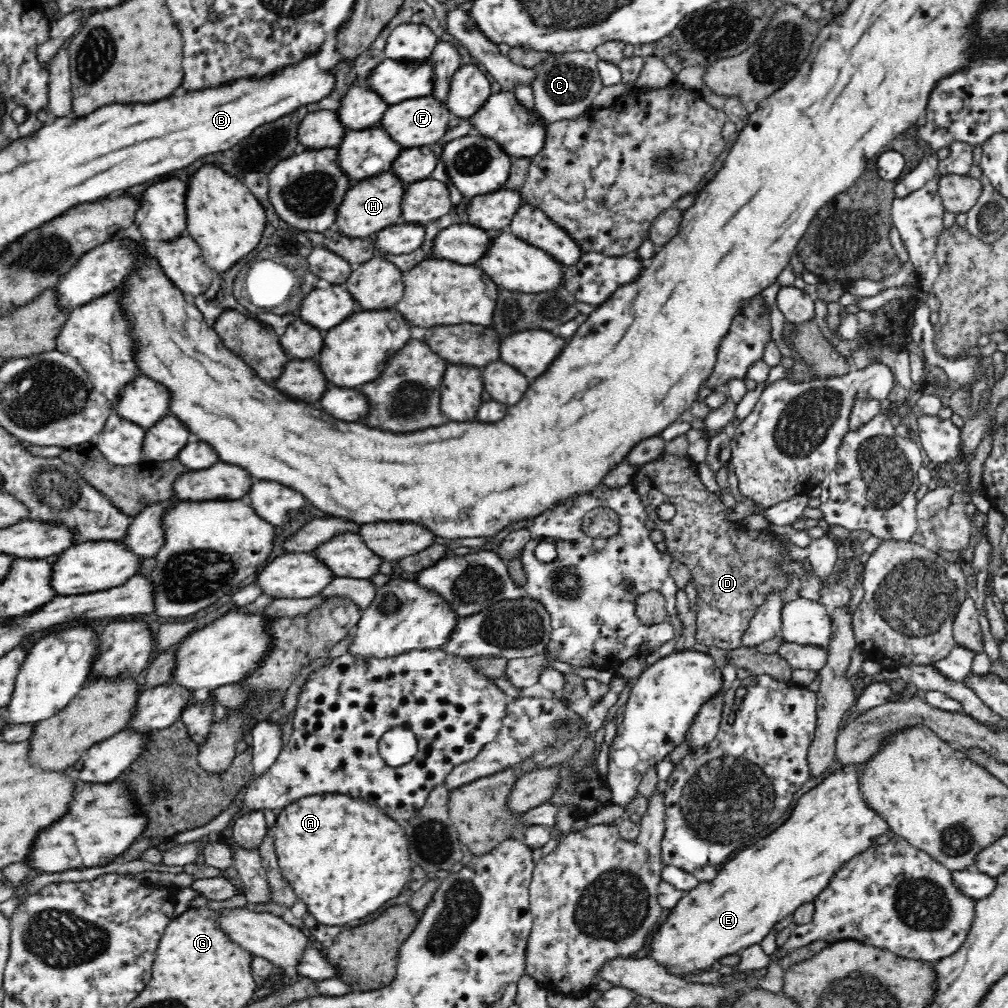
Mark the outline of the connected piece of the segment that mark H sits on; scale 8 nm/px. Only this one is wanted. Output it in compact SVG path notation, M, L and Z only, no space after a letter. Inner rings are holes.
M391 171L354 184L354 190L346 194L346 202L341 205L342 210L339 208L337 218L334 220L340 233L348 238L366 238L388 226L398 225L398 222L401 224L400 202L402 202L405 186L406 184L400 182Z

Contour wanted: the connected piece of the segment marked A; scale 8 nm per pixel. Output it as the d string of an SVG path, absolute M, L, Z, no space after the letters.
M324 793L313 794L295 800L286 806L286 808L281 809L281 813L278 815L274 826L274 846L278 862L280 862L279 867L280 870L282 870L284 878L286 878L286 880L290 882L290 886L294 888L296 896L306 904L308 912L310 912L312 916L315 916L320 924L325 924L326 926L342 926L342 924L344 924L346 927L347 922L366 918L368 914L380 910L388 900L400 896L400 892L404 890L406 882L411 878L412 860L410 860L410 854L408 854L408 839L406 838L404 824L394 820L390 815L387 815L378 805L370 804L360 797L351 797L347 794Z

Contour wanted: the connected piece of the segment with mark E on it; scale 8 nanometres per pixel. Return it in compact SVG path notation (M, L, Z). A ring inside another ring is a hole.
M848 765L848 768L828 776L822 784L798 799L794 812L778 830L757 840L746 850L738 851L731 860L724 862L711 882L699 882L693 890L686 891L678 904L670 909L664 924L658 926L657 934L652 938L654 942L644 957L654 959L666 969L666 973L680 979L698 970L706 972L707 968L717 967L718 961L725 956L739 954L746 947L759 945L776 922L788 918L798 906L813 902L846 862L869 850L874 838L888 832L888 823L862 799L856 783L858 774L860 765Z

